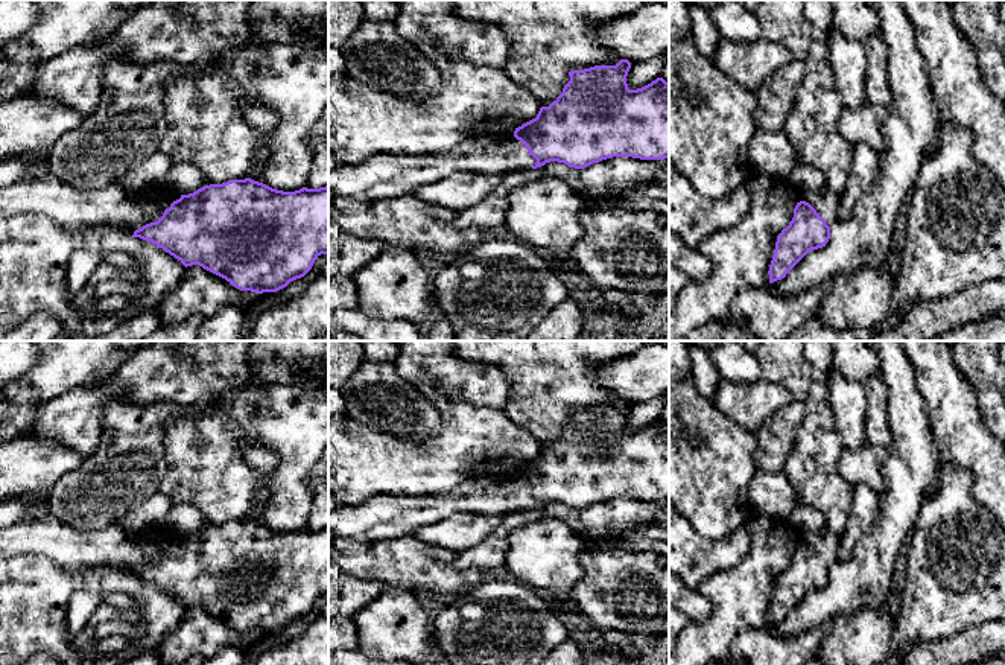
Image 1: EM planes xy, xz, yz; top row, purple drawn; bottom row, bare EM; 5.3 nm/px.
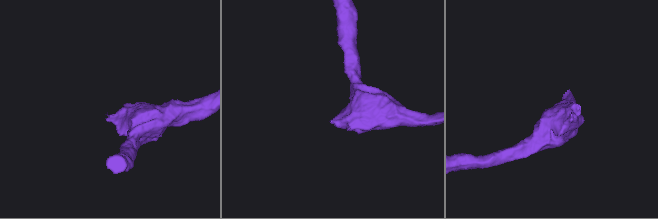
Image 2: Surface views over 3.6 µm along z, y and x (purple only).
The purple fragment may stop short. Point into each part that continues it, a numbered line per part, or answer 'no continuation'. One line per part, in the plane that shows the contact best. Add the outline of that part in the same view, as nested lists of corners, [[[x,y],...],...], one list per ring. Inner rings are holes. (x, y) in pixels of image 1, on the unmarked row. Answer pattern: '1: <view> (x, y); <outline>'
1: xz (382, 518); [[[514,472],[477,476],[427,496],[374,496],[356,507],[342,505],[328,513],[328,536],[363,543],[394,540],[452,514],[503,516],[535,507]]]

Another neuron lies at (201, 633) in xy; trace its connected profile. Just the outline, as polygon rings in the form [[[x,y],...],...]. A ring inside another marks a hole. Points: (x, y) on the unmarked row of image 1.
[[[199,606],[187,607],[181,624],[157,648],[161,665],[178,665],[195,656],[208,659],[227,647],[248,650],[255,633],[240,632]]]

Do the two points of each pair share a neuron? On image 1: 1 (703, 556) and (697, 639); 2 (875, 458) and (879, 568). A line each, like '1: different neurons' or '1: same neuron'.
1: different neurons
2: different neurons

